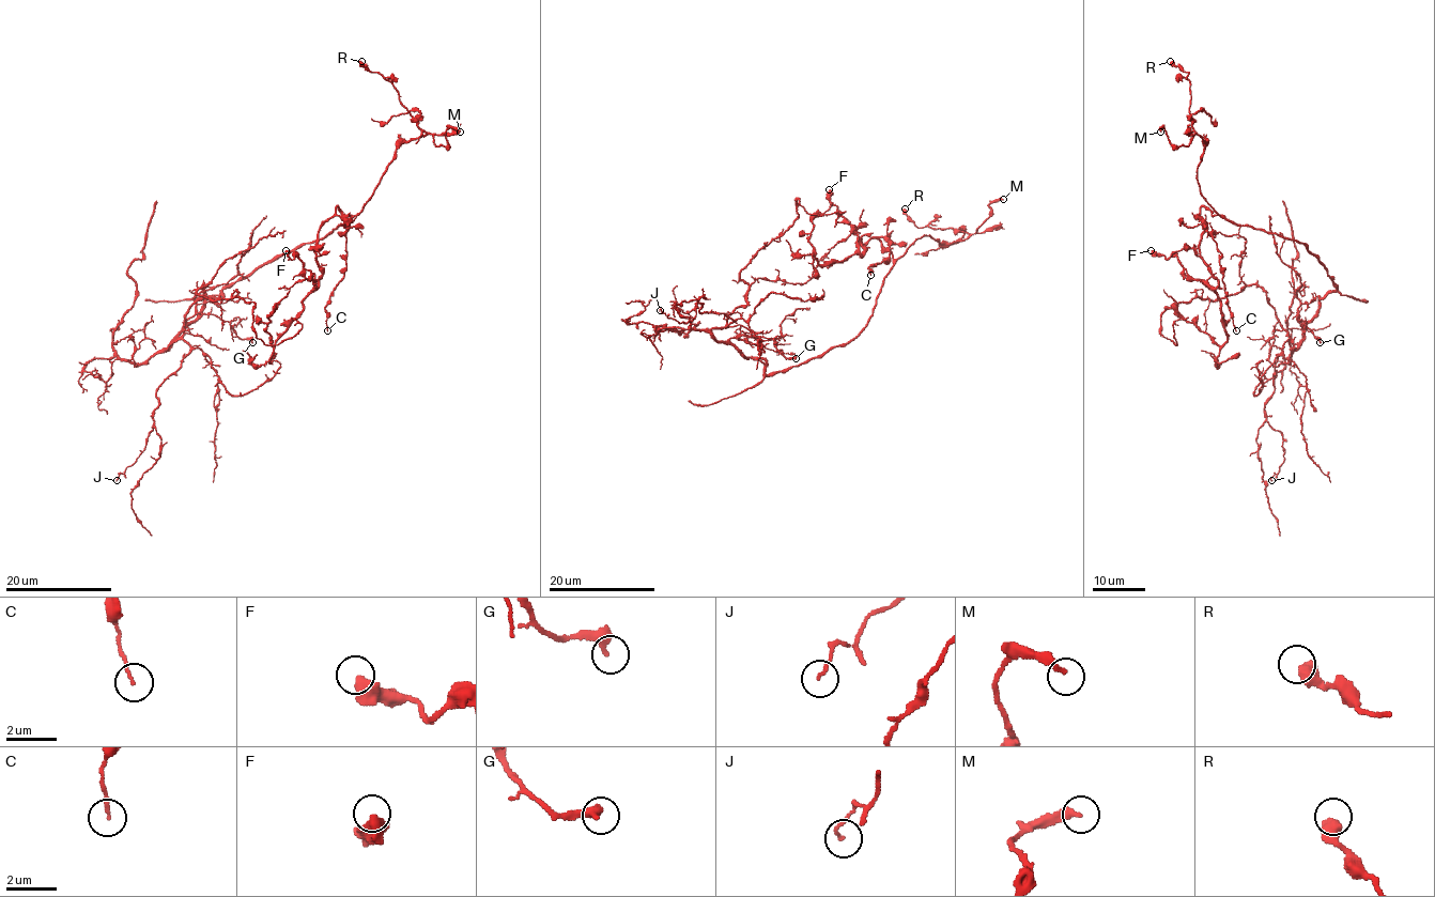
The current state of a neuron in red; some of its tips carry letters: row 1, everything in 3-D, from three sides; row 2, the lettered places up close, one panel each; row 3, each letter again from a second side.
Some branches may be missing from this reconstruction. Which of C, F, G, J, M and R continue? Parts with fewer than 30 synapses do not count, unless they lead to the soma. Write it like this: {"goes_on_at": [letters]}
{"goes_on_at": []}

